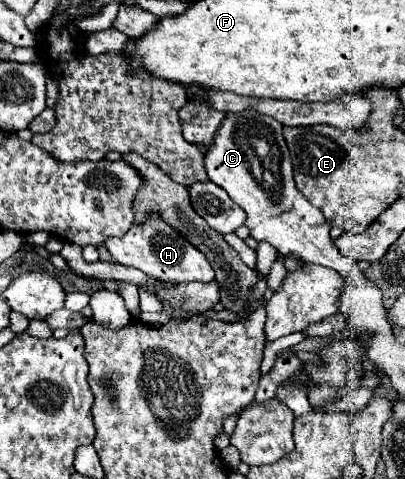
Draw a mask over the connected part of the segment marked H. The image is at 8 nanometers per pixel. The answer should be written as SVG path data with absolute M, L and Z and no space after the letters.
M148 218L148 222L142 222L140 226L132 224L132 228L122 238L106 238L106 248L112 254L112 258L122 266L132 266L148 276L160 278L160 280L174 280L174 282L210 282L214 278L214 270L204 258L196 246L186 242L178 230L172 230L164 222L164 218Z

